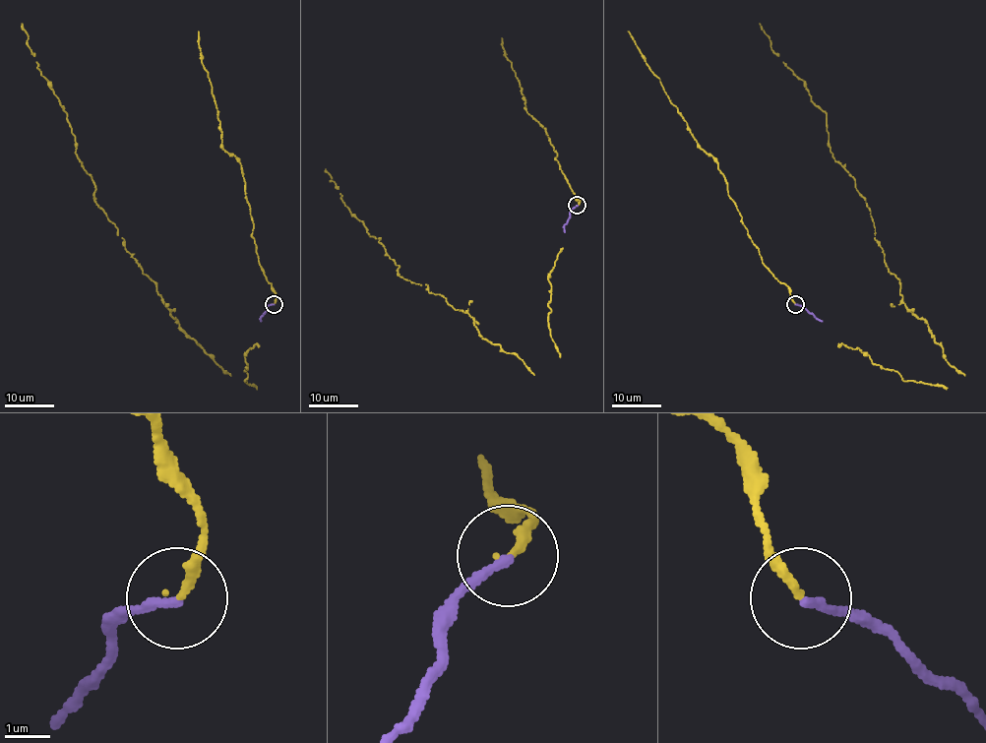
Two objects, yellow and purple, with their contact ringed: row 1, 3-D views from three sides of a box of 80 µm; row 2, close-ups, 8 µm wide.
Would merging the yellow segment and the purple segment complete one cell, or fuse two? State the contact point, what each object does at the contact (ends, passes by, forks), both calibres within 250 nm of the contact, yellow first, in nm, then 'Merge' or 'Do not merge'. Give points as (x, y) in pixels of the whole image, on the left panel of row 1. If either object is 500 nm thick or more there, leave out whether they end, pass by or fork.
Place: (274, 304). At the ring yellow ends. At the ring purple ends. Thickness 200 nm (yellow) against 200 nm. Merge

